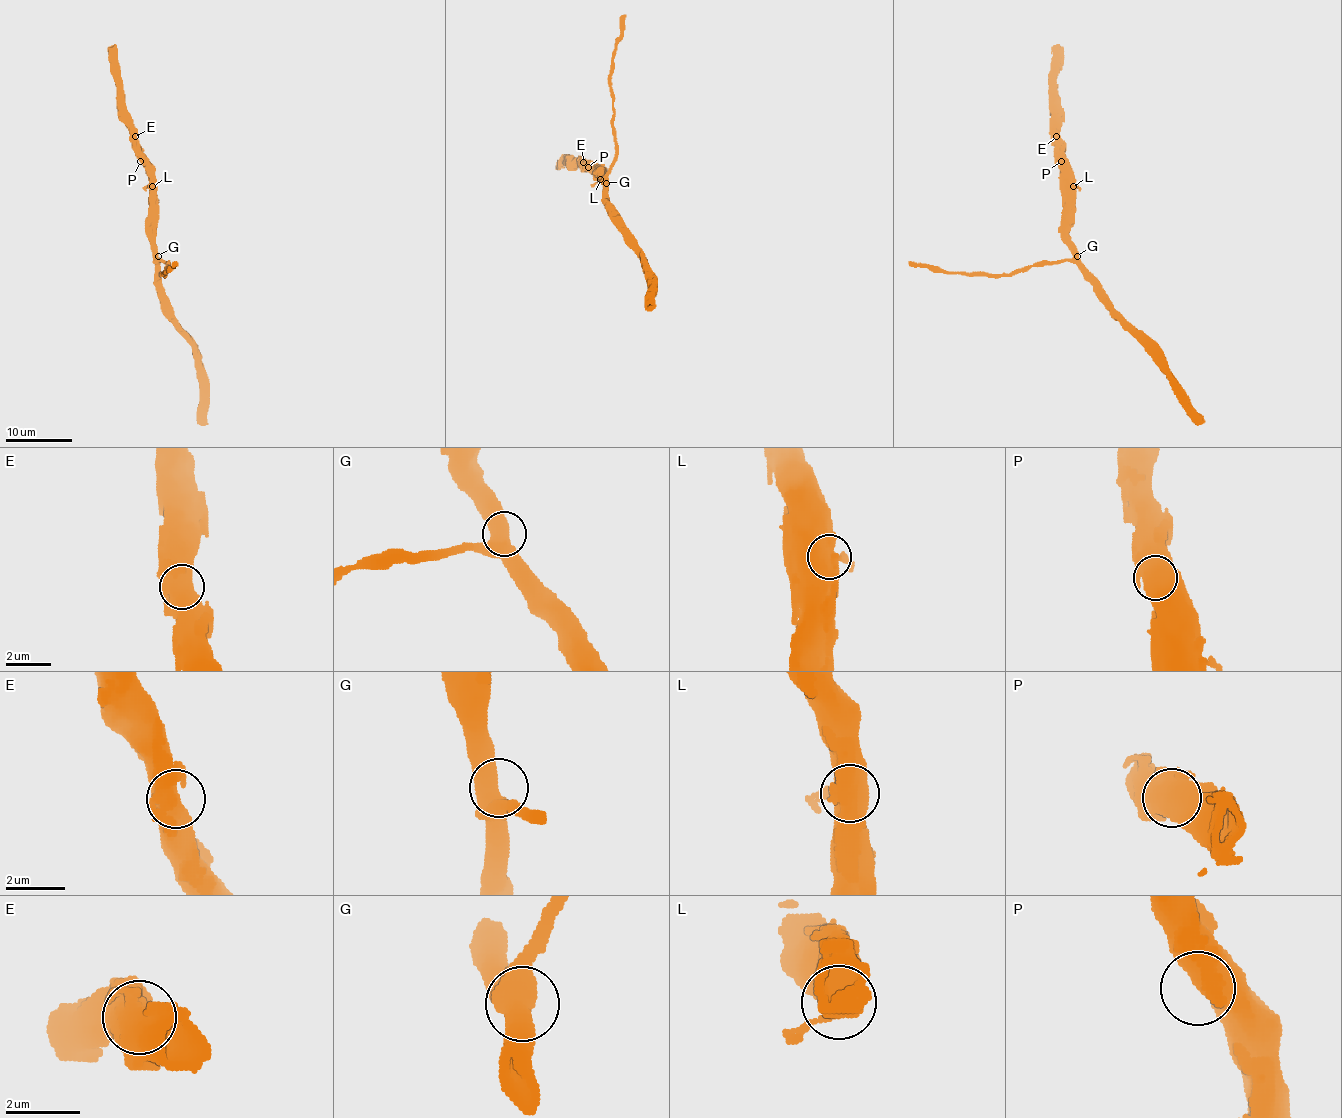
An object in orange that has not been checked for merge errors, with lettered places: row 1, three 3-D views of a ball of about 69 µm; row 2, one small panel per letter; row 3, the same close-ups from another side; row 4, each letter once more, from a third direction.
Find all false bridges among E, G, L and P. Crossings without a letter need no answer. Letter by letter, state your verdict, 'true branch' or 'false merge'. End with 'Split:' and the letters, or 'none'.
E: true branch
G: true branch
L: true branch
P: true branch
Split: none

